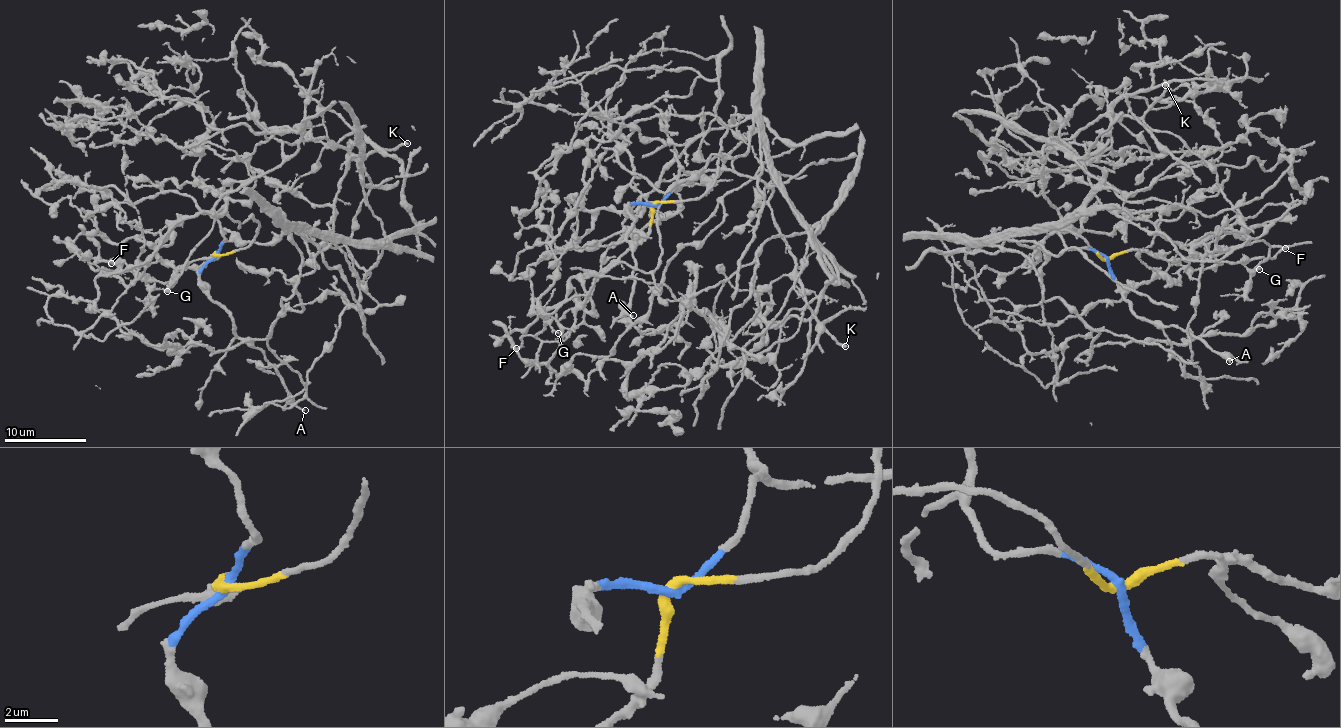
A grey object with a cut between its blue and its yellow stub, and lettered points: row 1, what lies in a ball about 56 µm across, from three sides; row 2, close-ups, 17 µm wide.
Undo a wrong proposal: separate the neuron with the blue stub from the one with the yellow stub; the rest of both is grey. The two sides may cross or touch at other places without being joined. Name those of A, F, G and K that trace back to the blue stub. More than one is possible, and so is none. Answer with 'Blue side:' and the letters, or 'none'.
Blue side: A, K

